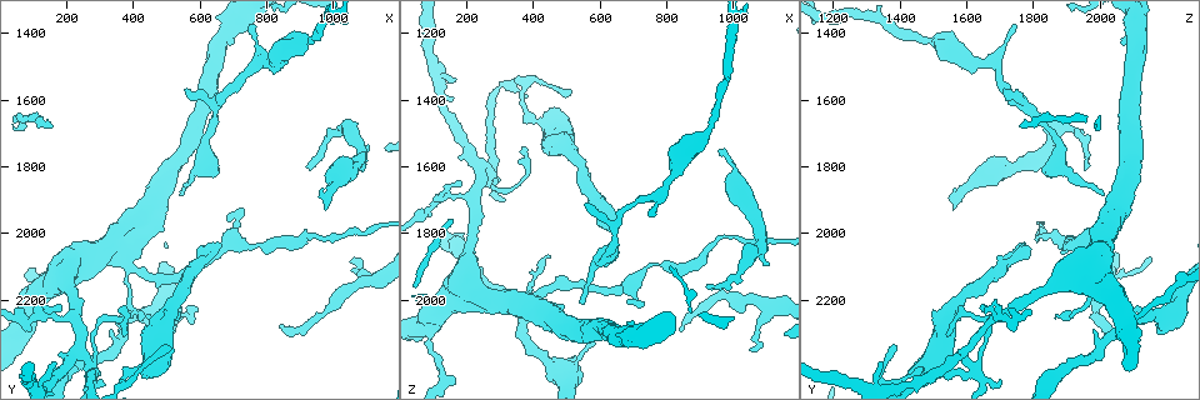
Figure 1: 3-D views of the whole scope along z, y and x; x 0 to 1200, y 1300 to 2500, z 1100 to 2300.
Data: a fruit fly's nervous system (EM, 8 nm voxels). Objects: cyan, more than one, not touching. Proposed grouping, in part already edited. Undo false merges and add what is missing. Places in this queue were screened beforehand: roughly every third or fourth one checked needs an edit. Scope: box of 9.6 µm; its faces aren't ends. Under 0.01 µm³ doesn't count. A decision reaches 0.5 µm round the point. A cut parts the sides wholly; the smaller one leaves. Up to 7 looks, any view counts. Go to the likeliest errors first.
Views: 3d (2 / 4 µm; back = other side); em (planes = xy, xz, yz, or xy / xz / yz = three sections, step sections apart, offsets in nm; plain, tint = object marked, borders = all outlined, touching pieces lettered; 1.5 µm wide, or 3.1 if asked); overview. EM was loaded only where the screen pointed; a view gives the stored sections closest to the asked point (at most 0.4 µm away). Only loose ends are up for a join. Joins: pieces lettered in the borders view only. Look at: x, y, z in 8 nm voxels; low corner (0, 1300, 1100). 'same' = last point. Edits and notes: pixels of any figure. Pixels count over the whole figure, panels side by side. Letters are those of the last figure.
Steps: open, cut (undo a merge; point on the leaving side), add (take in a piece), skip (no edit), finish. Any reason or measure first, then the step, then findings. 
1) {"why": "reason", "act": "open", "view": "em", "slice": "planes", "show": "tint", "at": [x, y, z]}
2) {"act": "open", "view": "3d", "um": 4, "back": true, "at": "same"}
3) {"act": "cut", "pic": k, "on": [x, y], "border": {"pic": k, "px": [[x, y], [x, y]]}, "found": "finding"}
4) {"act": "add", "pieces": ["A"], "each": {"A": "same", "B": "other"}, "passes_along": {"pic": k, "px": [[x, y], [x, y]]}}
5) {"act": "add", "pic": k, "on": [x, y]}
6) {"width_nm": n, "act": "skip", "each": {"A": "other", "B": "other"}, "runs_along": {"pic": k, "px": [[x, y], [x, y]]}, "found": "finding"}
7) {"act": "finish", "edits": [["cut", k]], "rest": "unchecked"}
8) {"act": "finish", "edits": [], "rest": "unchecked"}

{"act": "open", "view": "em", "slice": "xy", "step": 8, "show": "borders", "at": [1010, 1700, 1930]}

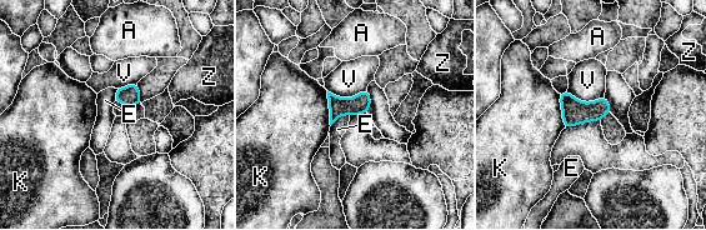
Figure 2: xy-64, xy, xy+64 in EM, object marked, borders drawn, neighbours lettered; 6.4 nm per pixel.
{"act": "skip", "each": {"A": "other", "E": "other", "K": "other", "V": "other", "Z": "other"}, "border": {"pic": 2, "px": [[349, 115], [343, 114], [331, 125]]}, "found": "one neuron here"}

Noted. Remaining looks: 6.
{"why": "an open end", "act": "open", "view": "3d", "um": 2, "back": true, "at": [970, 1930, 1550]}

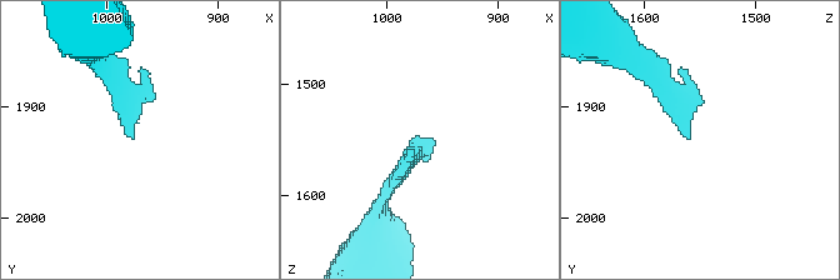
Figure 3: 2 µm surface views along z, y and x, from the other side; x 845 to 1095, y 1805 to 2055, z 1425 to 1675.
{"why": "now the EM", "act": "open", "view": "em", "slice": "planes", "show": "borders", "at": [974, 1926, 1560]}

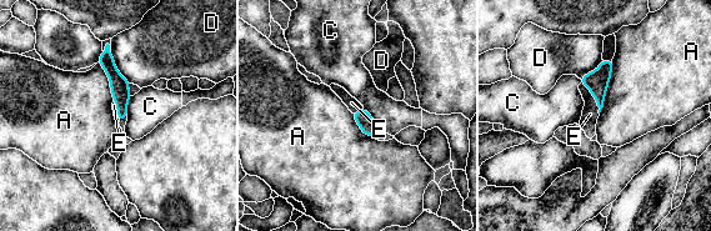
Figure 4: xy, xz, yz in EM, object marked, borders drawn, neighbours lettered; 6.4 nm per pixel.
{"width_nm": 80, "act": "add", "pieces": ["E"], "each": {"A": "other", "C": "other", "D": "other", "E": "same"}, "passes_along": {"pic": 4, "px": [[596, 81], [594, 96], [590, 114]]}, "found": "the neuron continues"}

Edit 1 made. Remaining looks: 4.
{"why": "tapers out", "act": "open", "view": "3d", "um": 4, "at": [590, 2230, 2100]}

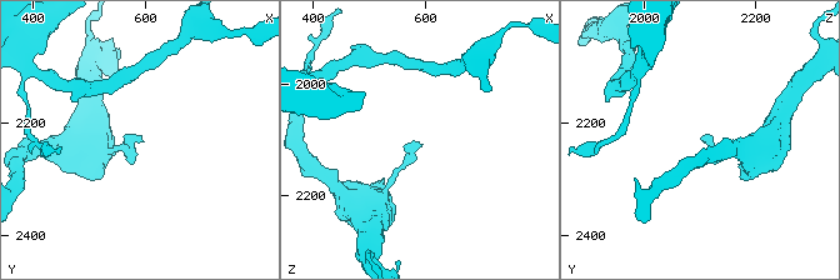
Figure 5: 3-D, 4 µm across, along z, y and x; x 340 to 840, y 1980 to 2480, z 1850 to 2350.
{"why": "shape alone is not enough", "act": "open", "view": "em", "slice": "yz", "step": 8, "show": "borders", "at": [590, 2235, 2105]}

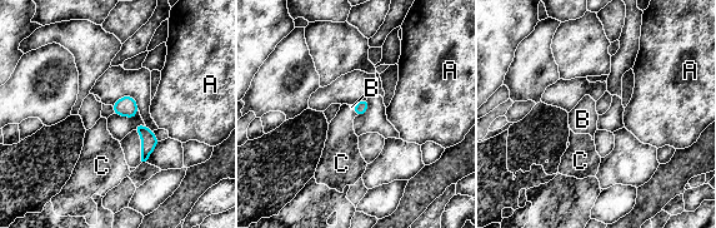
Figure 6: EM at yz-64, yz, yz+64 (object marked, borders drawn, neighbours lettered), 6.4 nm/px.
{"act": "open", "view": "em", "slice": "xy", "step": 4, "show": "borders", "at": "same"}

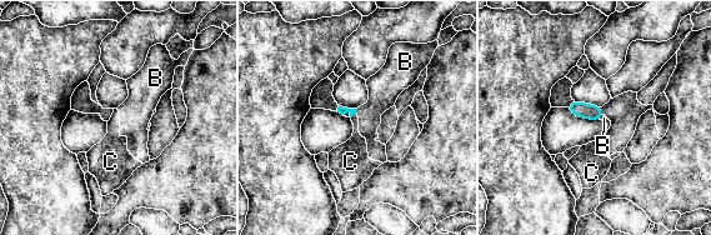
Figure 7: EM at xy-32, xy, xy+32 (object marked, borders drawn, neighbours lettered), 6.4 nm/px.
{"act": "skip", "each": {"B": "other", "C": "other"}, "border": {"pic": 7, "px": [[355, 109], [356, 113]]}, "found": "no lettered piece goes on from it"}

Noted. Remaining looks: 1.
{"act": "finish", "edits": [["add", 4]], "rest": "unchecked"}

